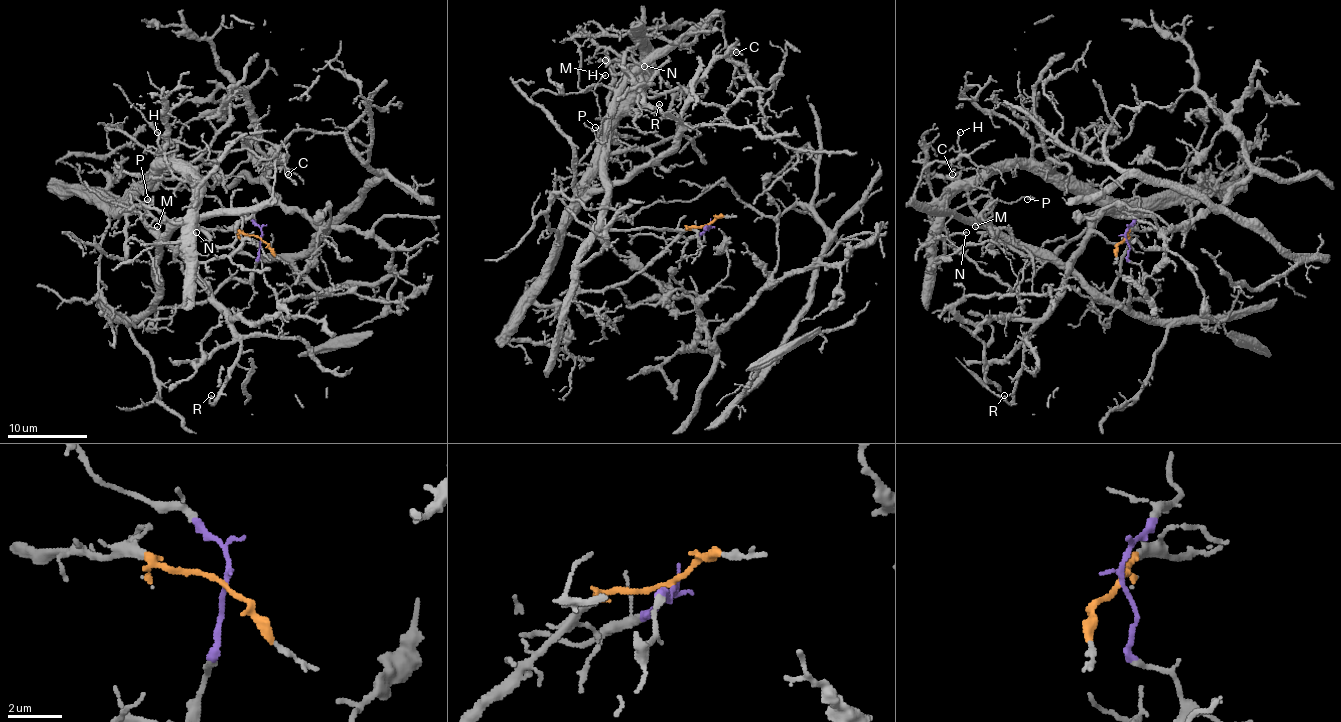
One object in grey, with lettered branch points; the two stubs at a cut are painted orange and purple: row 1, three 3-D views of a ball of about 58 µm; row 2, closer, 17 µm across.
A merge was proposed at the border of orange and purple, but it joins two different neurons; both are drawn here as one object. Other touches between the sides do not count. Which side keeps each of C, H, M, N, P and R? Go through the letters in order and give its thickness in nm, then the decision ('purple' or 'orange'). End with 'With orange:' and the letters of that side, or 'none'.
C: calibre 130 nm; purple
H: calibre 150 nm; orange
M: calibre 100 nm; purple
N: calibre 170 nm; orange
P: calibre 100 nm; purple
R: calibre 140 nm; orange
With orange: H, N, R

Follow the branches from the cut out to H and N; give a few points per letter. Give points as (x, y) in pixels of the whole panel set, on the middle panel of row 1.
H: (708, 225), (686, 227), (626, 281), (557, 304), (535, 298), (601, 126), (638, 66), (605, 60)
N: (708, 225), (686, 227), (626, 281), (557, 304), (535, 298), (632, 58), (644, 66)

